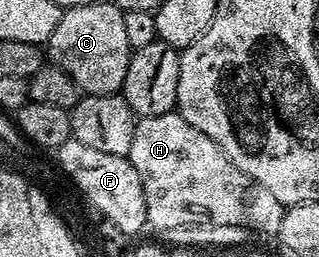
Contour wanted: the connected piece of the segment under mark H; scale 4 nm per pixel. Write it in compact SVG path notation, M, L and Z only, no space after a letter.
M177 110L139 118L128 158L140 173L140 185L144 185L149 230L174 231L193 223L211 223L214 227L243 227L258 235L277 236L284 205L264 185L240 170L212 137L200 133L196 125L188 125Z

